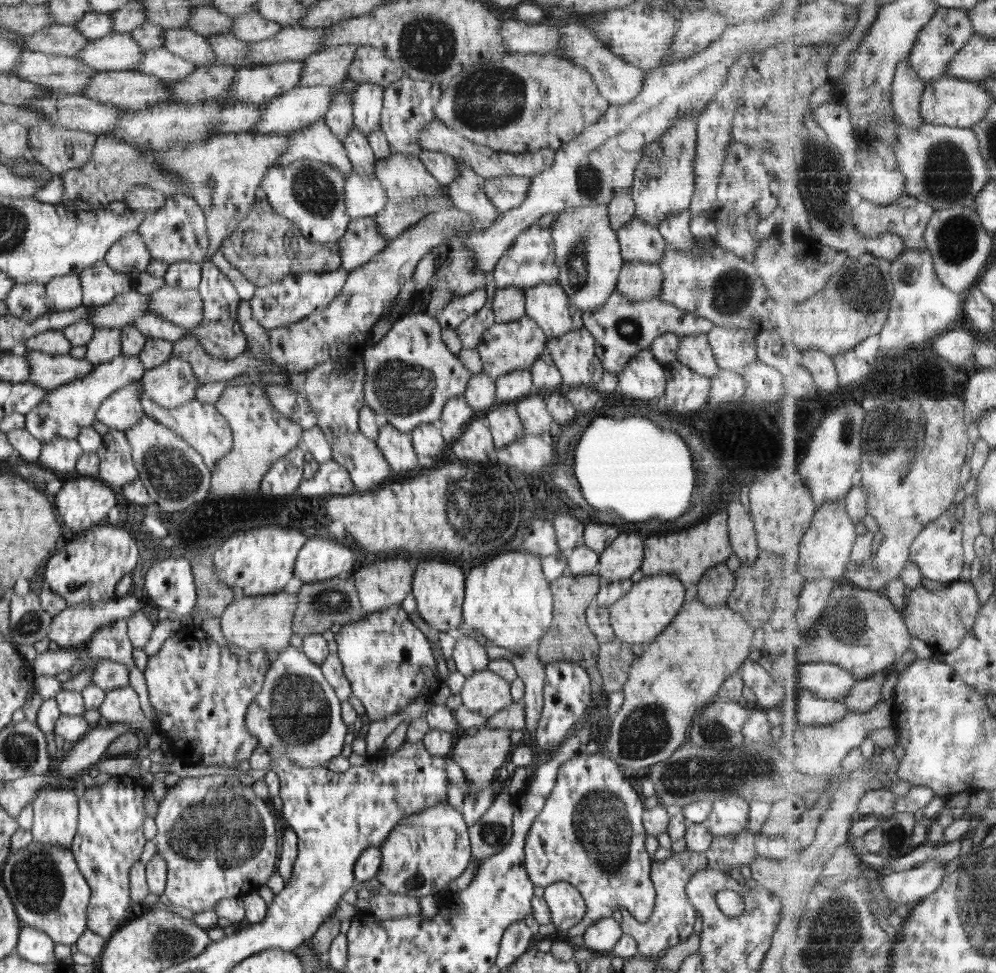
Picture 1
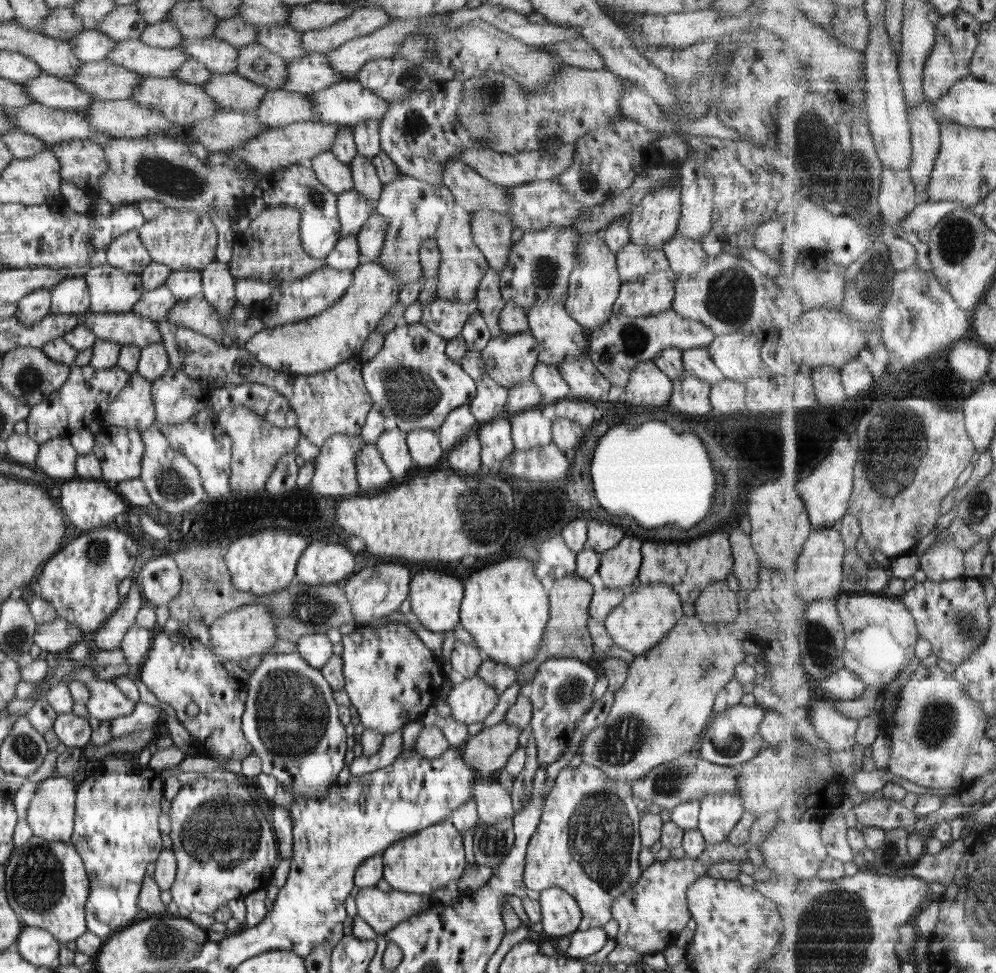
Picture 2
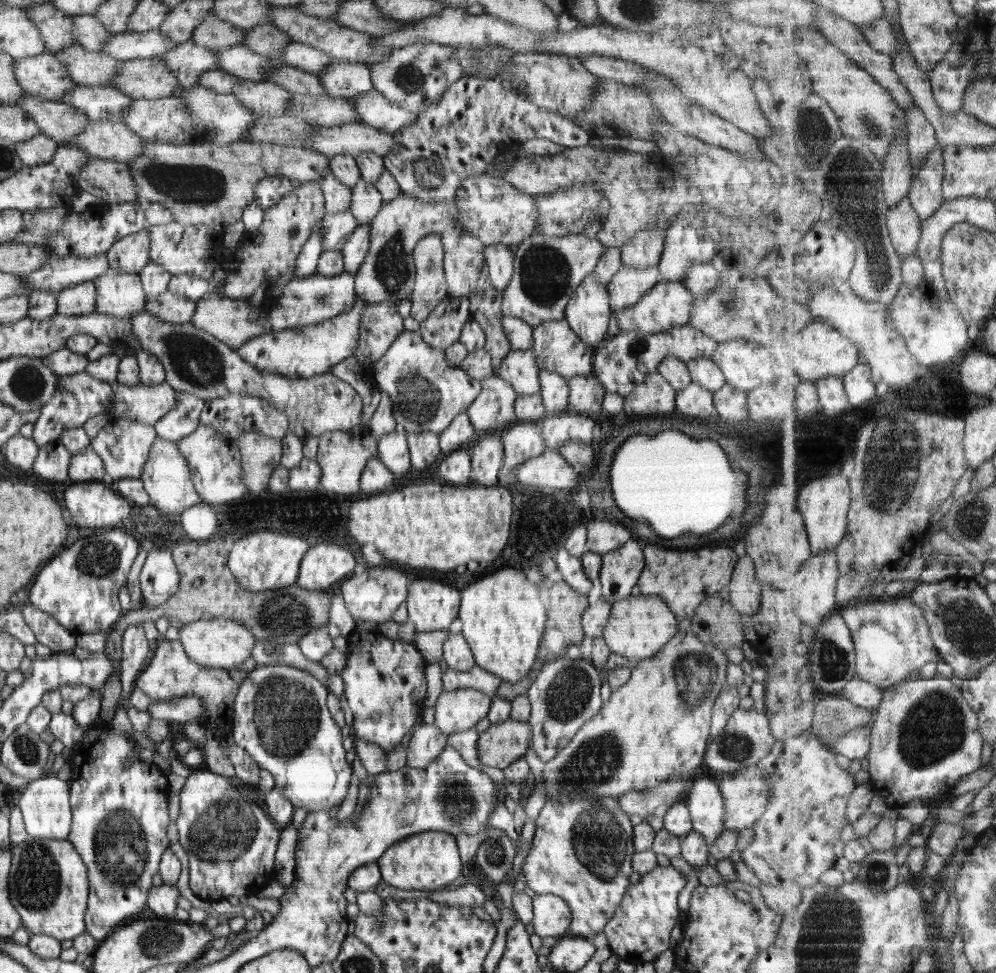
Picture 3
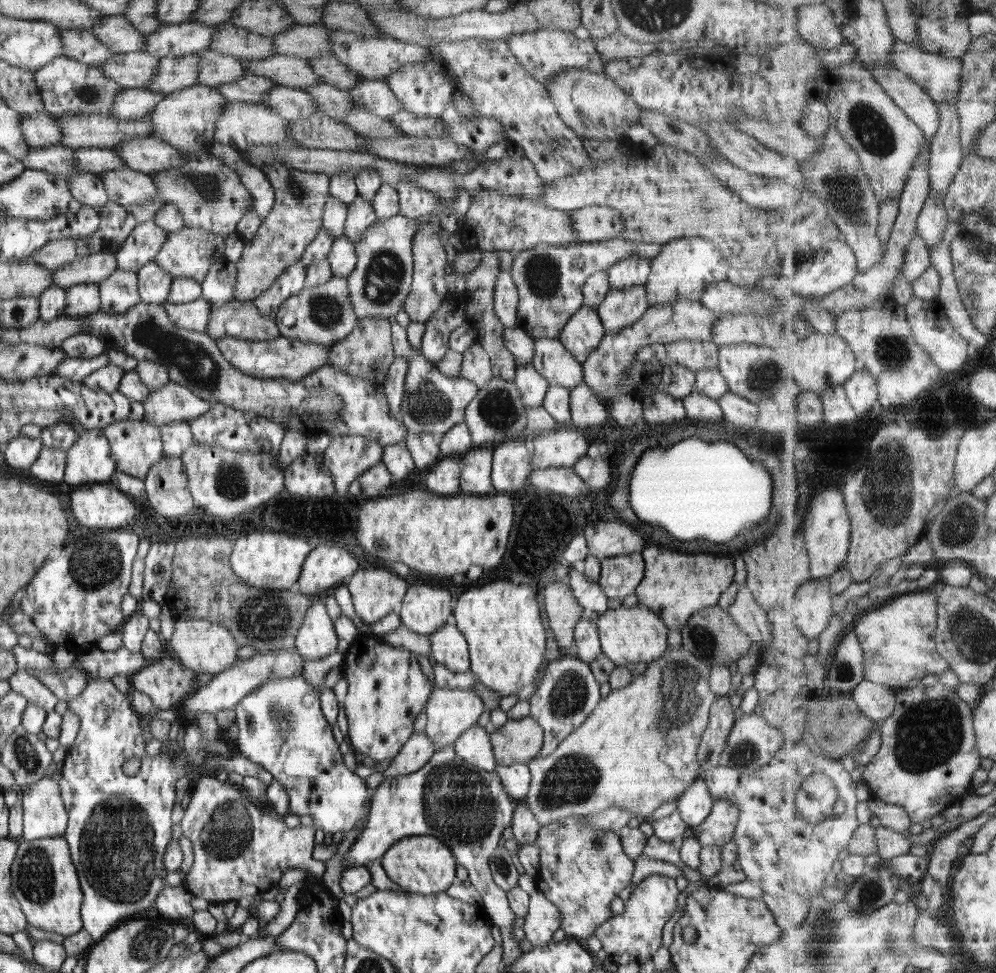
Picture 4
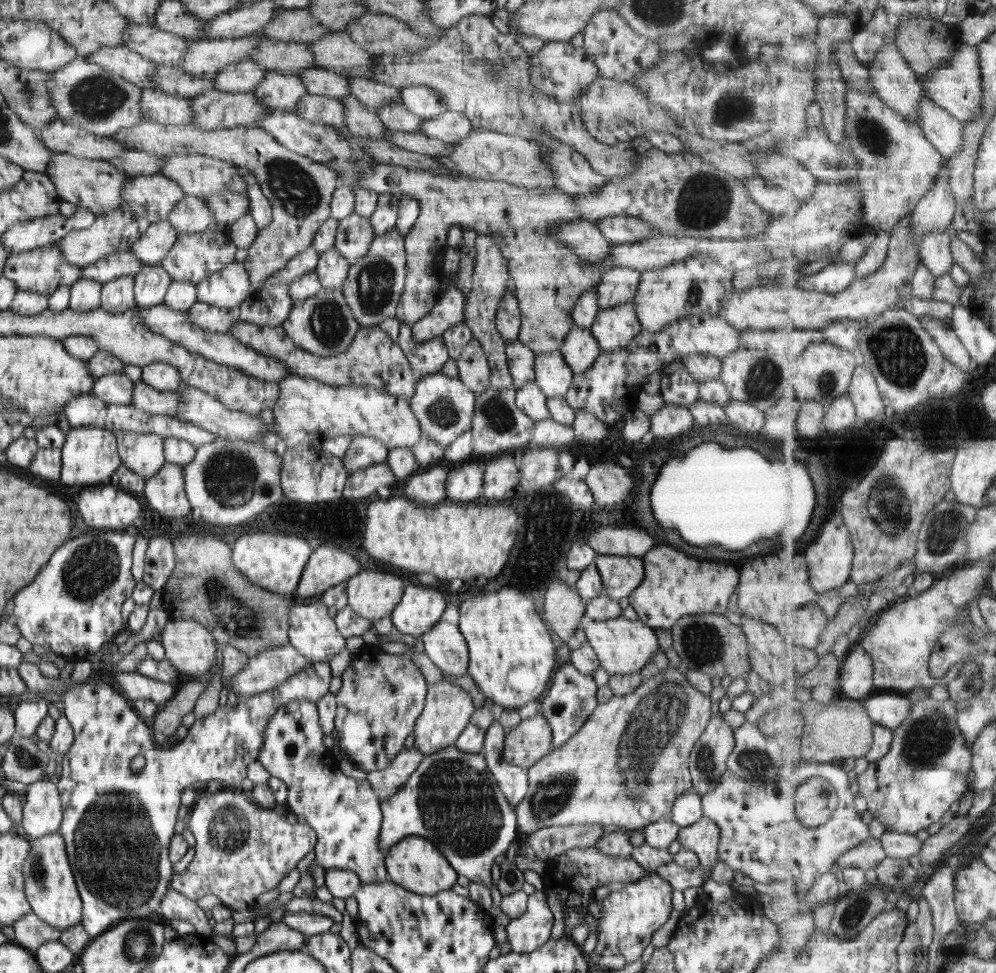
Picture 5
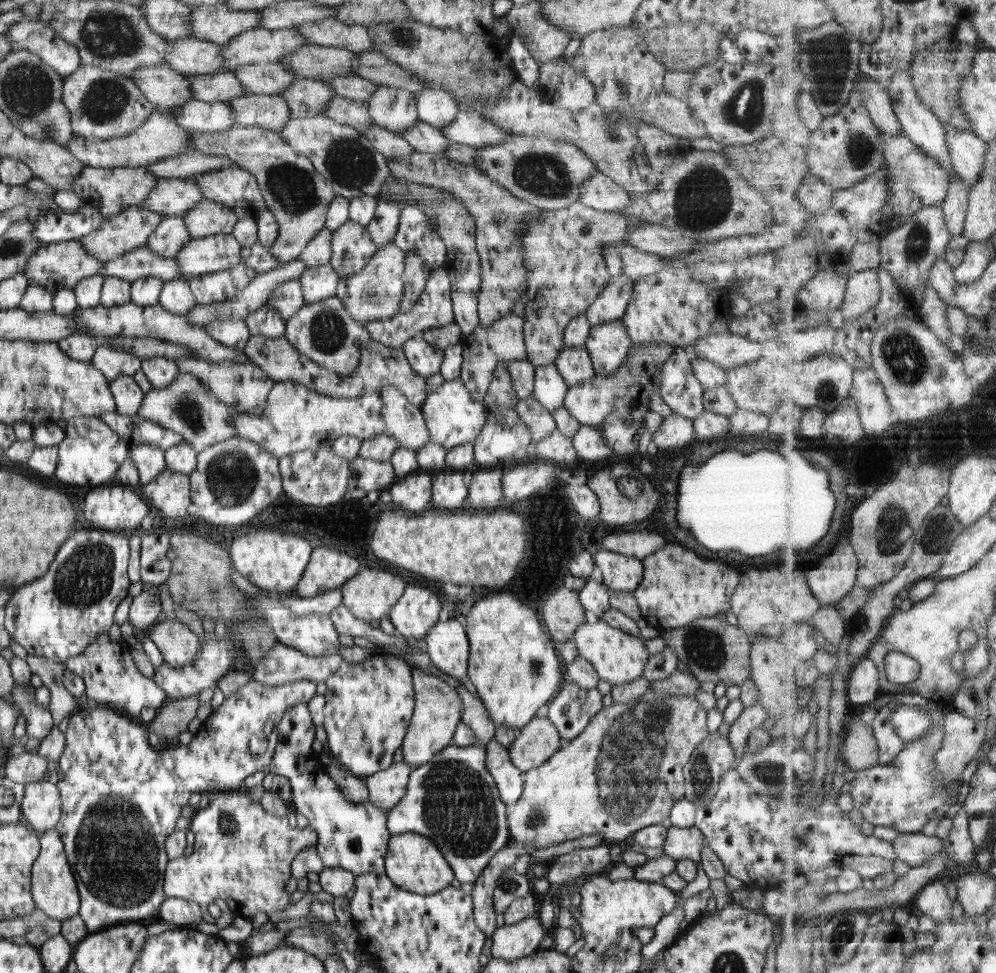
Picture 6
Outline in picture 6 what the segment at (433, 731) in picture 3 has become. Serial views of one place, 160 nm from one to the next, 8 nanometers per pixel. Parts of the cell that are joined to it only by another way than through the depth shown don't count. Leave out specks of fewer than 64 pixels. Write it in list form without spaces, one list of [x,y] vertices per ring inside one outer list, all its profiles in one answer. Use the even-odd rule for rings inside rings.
[[[401,761],[393,763],[386,770],[365,777],[369,790],[368,800],[388,813],[406,794],[411,772],[411,766]]]

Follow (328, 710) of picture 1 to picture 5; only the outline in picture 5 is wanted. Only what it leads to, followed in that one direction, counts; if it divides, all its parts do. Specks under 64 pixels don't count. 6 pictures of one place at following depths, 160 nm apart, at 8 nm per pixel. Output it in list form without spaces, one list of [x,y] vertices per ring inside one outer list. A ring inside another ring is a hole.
[[[296,700],[287,703],[286,705],[282,705],[275,713],[272,718],[270,718],[269,723],[267,724],[267,730],[264,733],[264,740],[262,743],[262,747],[260,747],[260,755],[258,755],[258,761],[262,763],[262,766],[271,774],[272,777],[279,778],[283,780],[287,784],[288,796],[287,802],[290,810],[295,815],[304,816],[307,820],[307,824],[310,825],[317,834],[317,843],[315,846],[315,860],[314,862],[318,863],[324,869],[342,869],[342,870],[351,870],[355,872],[362,883],[381,883],[388,878],[388,871],[385,865],[385,855],[386,850],[382,850],[379,845],[379,836],[381,824],[383,821],[383,814],[381,809],[381,799],[378,798],[376,792],[371,787],[371,784],[368,780],[356,780],[351,776],[346,776],[340,772],[338,772],[338,766],[332,764],[330,766],[329,762],[323,762],[324,754],[326,754],[326,747],[324,747],[323,738],[324,731],[322,730],[319,714],[317,711],[317,706],[314,702],[310,702],[309,700]]]

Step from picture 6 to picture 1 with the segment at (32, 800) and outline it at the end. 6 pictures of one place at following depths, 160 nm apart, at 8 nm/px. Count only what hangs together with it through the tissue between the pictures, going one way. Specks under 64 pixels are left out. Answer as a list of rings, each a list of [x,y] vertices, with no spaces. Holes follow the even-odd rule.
[[[42,787],[34,797],[31,833],[39,843],[70,848],[79,817],[79,799],[72,787]]]

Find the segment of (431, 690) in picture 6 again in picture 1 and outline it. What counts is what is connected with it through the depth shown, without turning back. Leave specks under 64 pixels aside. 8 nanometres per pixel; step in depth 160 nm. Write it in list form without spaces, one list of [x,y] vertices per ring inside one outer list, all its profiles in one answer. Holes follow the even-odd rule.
[[[487,668],[467,676],[460,690],[462,705],[488,718],[513,702],[510,682]]]

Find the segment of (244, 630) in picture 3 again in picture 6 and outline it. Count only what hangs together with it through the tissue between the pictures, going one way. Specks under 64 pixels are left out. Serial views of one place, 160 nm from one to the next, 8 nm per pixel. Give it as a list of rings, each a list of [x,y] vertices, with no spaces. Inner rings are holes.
[[[164,621],[150,628],[150,636],[162,653],[163,660],[173,668],[190,666],[199,651],[199,638],[179,621]]]

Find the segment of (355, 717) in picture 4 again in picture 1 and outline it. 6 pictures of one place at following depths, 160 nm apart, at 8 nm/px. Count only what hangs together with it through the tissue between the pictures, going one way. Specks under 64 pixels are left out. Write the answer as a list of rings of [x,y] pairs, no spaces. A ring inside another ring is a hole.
[[[401,605],[364,613],[360,621],[342,624],[335,641],[353,695],[360,699],[371,721],[400,712],[426,690],[426,696],[433,696],[442,682],[430,641],[414,626]]]

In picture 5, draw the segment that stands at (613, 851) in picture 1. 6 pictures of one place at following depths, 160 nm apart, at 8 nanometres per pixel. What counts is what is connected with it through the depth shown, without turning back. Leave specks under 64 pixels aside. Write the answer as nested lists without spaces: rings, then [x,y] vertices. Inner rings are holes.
[[[591,843],[590,848],[573,848],[550,860],[549,869],[541,874],[544,891],[555,890],[560,894],[565,914],[566,930],[572,930],[584,924],[582,919],[589,915],[588,904],[592,900],[594,890],[608,882],[635,882],[650,876],[647,871],[631,857],[608,856]]]

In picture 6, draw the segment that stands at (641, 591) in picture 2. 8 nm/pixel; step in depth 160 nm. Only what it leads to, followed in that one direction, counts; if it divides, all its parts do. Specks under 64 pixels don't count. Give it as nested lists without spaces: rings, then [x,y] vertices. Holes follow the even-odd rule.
[[[597,619],[581,624],[575,630],[572,641],[577,646],[578,654],[590,662],[599,678],[606,680],[612,686],[642,677],[645,664],[650,656],[646,650],[644,638],[626,634],[623,630],[613,628]]]

